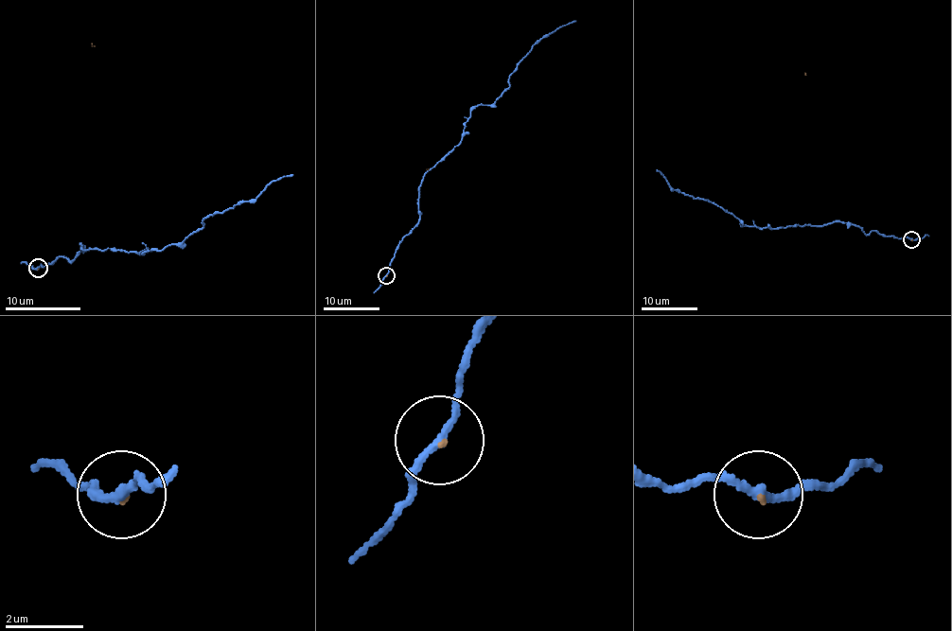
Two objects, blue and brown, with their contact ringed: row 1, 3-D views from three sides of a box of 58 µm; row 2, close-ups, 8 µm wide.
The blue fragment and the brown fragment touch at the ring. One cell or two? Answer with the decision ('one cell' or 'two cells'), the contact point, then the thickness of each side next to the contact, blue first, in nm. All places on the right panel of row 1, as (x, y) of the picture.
one cell; place (911, 239); calibres 200 and 50 nm

